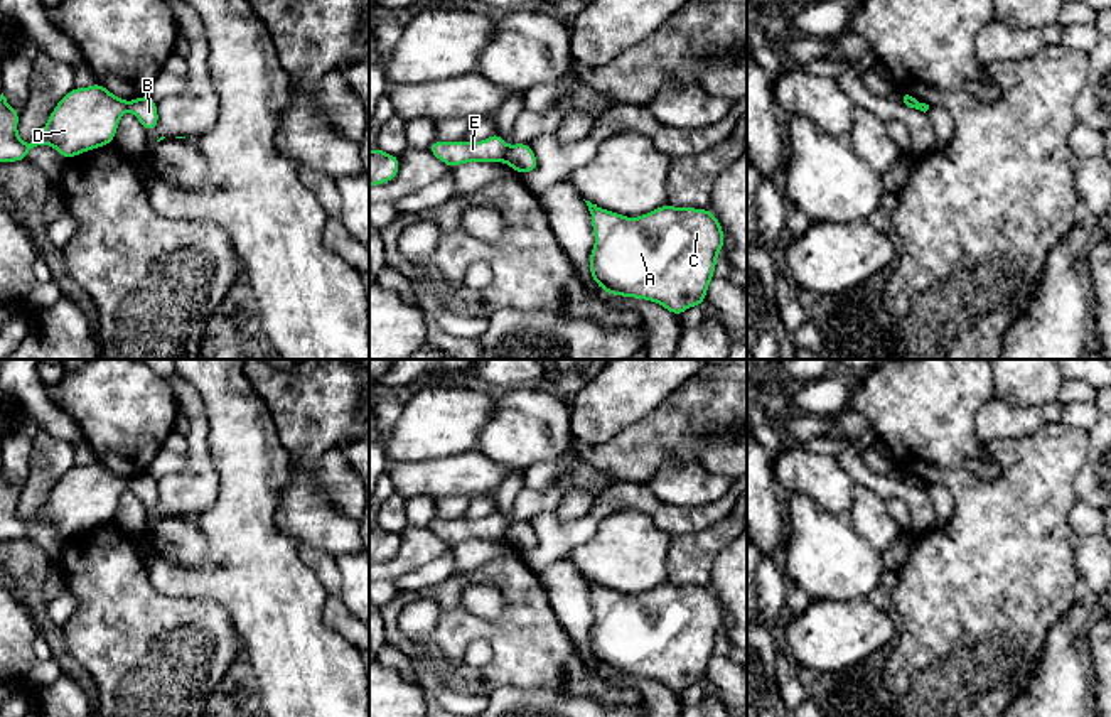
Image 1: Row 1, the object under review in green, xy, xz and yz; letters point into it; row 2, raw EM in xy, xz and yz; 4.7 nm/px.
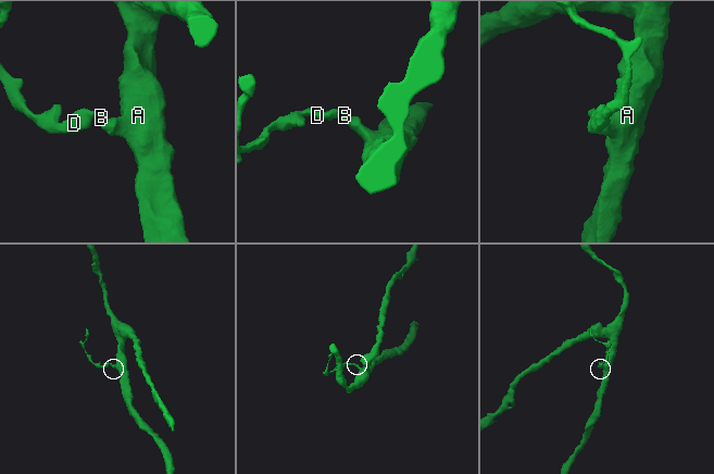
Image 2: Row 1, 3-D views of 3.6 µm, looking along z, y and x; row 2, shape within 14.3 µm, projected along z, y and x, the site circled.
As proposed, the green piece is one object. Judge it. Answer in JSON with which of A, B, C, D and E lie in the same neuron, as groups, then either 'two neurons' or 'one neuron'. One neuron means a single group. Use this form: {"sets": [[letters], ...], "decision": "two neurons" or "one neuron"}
{"sets": [["A", "B", "C"], ["D", "E"]], "decision": "two neurons"}

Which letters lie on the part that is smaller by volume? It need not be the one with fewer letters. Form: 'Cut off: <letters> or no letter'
Cut off: D, E

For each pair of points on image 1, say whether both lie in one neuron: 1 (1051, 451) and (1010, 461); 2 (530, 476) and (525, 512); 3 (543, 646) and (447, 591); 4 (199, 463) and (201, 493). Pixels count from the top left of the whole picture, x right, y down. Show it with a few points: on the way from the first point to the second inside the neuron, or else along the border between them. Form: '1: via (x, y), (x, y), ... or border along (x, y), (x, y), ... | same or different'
1: via (1041, 461), (1020, 461) | same
2: border along (567, 476), (560, 476), (545, 488), (523, 488) | different
3: via (516, 636), (474, 628), (464, 618) | same
4: via (199, 469), (203, 474), (201, 486) | same

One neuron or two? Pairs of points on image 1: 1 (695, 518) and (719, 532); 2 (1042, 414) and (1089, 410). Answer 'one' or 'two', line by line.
1: two
2: two

